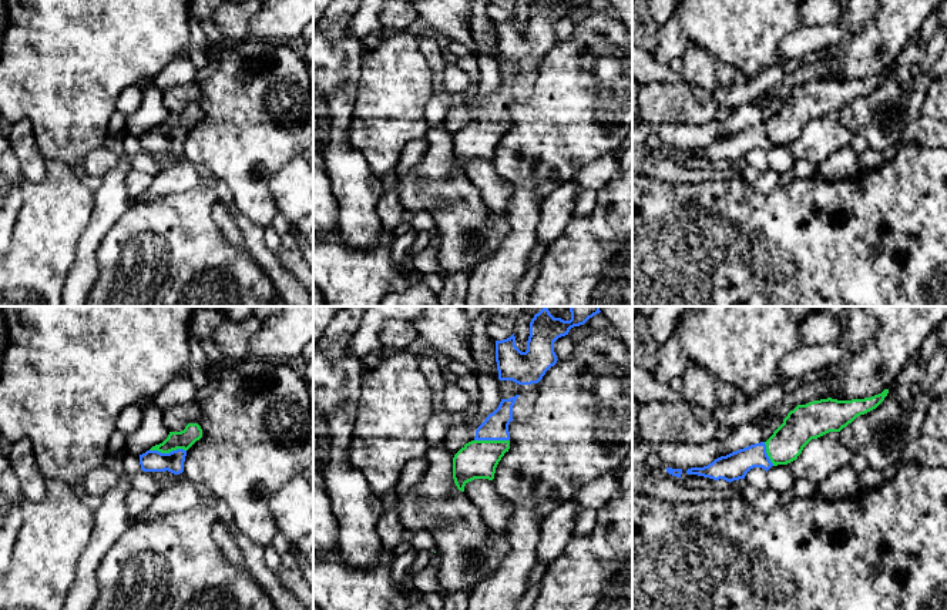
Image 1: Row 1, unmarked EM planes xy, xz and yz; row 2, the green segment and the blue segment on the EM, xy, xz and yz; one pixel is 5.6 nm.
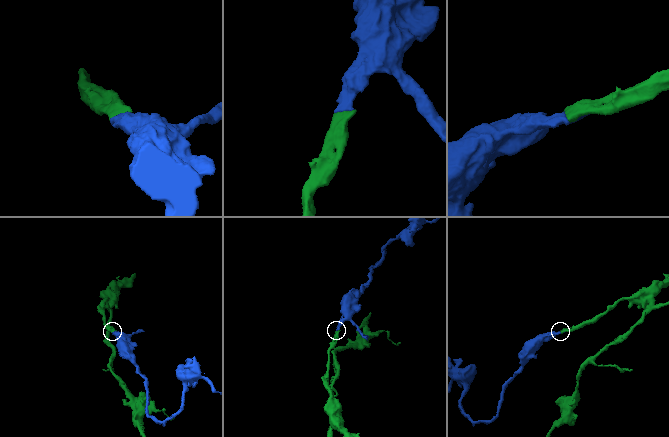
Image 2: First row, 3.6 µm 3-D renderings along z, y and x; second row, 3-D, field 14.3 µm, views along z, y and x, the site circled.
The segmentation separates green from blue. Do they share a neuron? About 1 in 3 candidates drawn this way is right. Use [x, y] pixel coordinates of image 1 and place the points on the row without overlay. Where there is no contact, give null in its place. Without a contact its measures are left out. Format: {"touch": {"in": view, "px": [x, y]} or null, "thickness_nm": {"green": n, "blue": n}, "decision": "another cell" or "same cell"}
{"touch": {"in": "xy", "px": [168, 133]}, "thickness_nm": {"green": 110, "blue": 130}, "decision": "same cell"}

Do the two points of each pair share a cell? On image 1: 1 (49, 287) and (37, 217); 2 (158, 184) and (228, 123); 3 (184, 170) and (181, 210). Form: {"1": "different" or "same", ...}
{"1": "same", "2": "different", "3": "different"}

